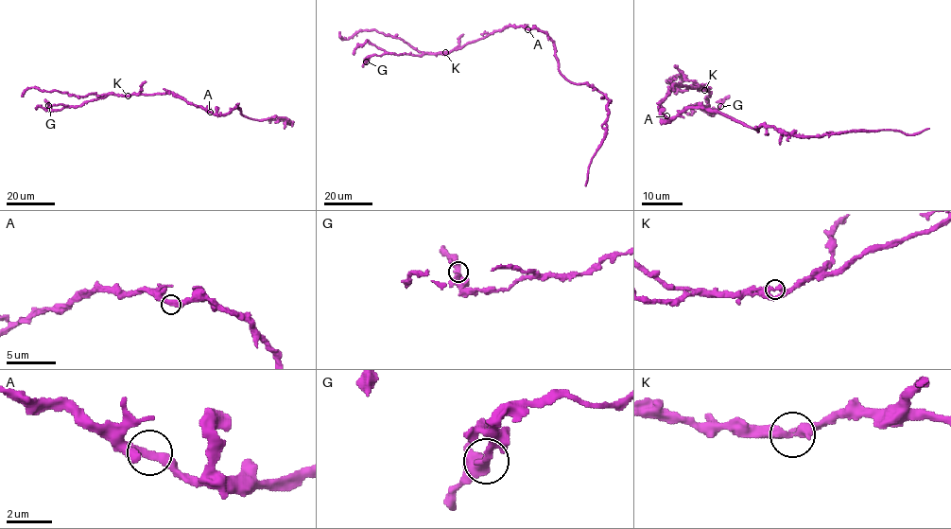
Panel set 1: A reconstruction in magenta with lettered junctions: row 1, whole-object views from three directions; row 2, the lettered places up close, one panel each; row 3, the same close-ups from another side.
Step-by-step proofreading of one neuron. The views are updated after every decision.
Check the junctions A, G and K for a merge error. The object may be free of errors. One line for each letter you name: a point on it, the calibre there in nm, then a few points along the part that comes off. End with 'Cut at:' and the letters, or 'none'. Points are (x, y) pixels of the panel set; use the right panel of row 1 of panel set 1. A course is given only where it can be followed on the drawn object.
Cut at: none

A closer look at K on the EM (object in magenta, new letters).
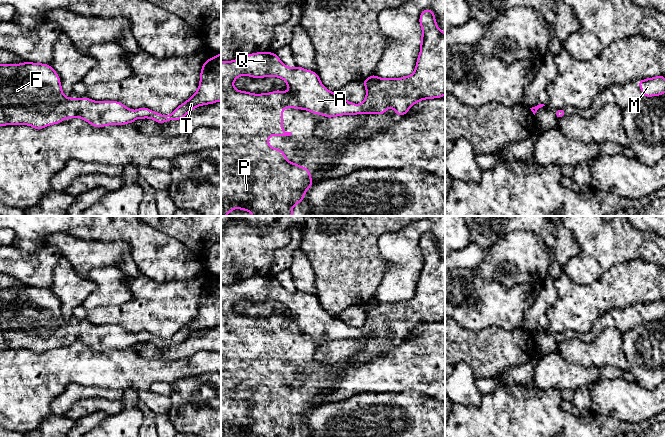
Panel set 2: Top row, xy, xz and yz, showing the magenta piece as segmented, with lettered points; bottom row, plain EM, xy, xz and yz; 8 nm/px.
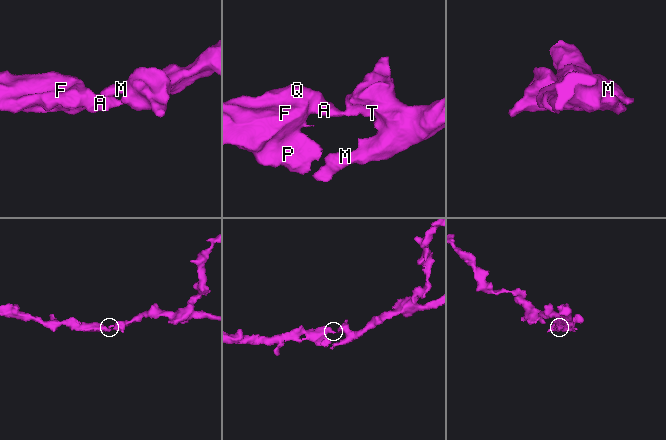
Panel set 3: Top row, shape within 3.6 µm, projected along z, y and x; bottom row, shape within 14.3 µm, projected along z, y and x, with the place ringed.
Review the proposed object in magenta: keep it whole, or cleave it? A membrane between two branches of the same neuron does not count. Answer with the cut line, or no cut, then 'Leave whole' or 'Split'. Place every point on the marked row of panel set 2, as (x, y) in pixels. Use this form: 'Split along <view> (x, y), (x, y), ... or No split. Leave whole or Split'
No split. Leave whole

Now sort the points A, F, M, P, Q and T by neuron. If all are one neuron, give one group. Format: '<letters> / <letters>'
A F M P Q T

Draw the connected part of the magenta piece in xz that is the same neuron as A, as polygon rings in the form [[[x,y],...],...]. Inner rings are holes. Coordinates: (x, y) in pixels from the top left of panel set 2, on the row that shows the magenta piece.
[[[425,9],[421,12],[419,23],[422,28],[422,38],[421,38],[421,45],[420,45],[420,53],[417,58],[415,70],[412,75],[405,76],[402,78],[379,78],[375,74],[371,75],[367,79],[363,80],[363,84],[366,88],[366,96],[365,100],[361,104],[353,104],[338,93],[333,93],[329,91],[320,81],[319,76],[316,72],[311,70],[306,70],[302,67],[296,66],[294,68],[286,66],[278,57],[276,53],[271,52],[257,52],[253,54],[244,55],[241,58],[232,60],[232,61],[221,61],[221,216],[226,216],[231,211],[236,208],[239,208],[243,211],[248,211],[252,214],[252,216],[274,216],[275,214],[279,214],[280,216],[292,216],[293,211],[292,208],[303,201],[304,195],[306,191],[314,184],[311,179],[311,174],[308,168],[302,167],[296,163],[290,162],[286,158],[286,154],[278,149],[272,148],[269,145],[268,139],[272,135],[277,136],[290,136],[292,135],[291,132],[284,132],[283,131],[283,109],[284,108],[295,108],[301,110],[308,110],[313,114],[319,114],[325,116],[327,118],[332,118],[341,115],[359,115],[361,112],[363,114],[385,114],[386,110],[389,107],[394,109],[395,114],[400,116],[404,116],[409,109],[417,102],[425,100],[425,99],[433,99],[433,98],[442,98],[445,95],[445,33],[437,28],[437,22],[435,20],[435,13],[430,9]],[[248,75],[252,78],[263,78],[263,77],[278,77],[284,79],[286,81],[287,87],[290,89],[289,92],[286,91],[279,91],[274,90],[271,93],[262,93],[262,94],[254,94],[246,91],[239,91],[234,86],[234,81],[242,76]]]

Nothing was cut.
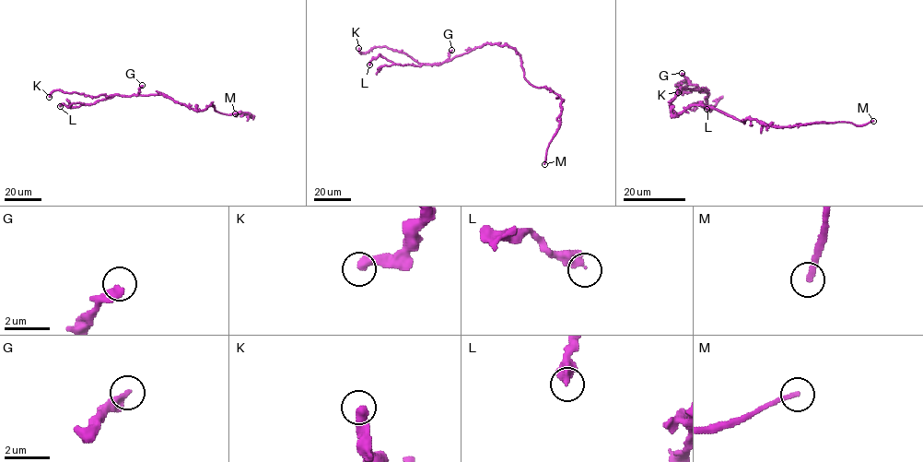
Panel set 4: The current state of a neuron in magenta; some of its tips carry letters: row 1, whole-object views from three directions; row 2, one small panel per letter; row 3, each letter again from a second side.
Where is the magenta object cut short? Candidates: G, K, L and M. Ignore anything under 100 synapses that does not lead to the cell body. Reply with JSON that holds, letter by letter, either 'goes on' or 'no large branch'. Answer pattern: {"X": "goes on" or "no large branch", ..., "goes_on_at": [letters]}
{"G": "no large branch", "K": "no large branch", "L": "no large branch", "M": "goes on", "goes_on_at": ["M"]}

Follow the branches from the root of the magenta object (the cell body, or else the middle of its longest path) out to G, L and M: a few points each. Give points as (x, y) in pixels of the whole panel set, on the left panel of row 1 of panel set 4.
G: (191, 108), (162, 94), (139, 95), (142, 85)
L: (191, 108), (162, 94), (114, 95), (92, 103), (73, 103), (68, 107), (62, 103), (60, 106)
M: (191, 108), (204, 110), (212, 104), (223, 113), (245, 112), (251, 117), (236, 116), (235, 113)

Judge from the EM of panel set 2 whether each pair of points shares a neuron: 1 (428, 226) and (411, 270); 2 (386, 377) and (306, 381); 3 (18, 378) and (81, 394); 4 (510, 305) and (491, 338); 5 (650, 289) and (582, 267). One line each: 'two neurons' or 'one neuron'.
1: one neuron
2: one neuron
3: two neurons
4: two neurons
5: two neurons

